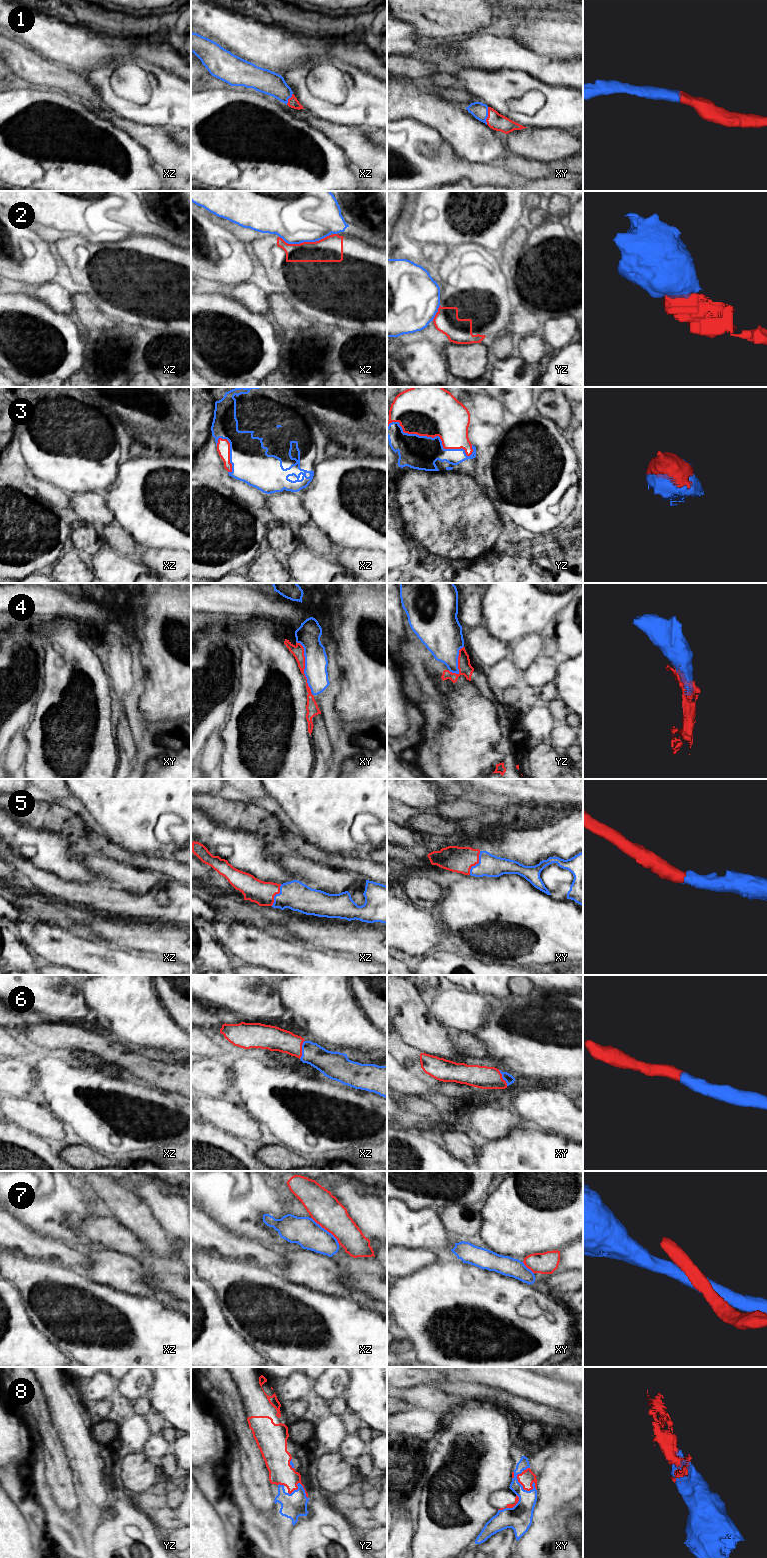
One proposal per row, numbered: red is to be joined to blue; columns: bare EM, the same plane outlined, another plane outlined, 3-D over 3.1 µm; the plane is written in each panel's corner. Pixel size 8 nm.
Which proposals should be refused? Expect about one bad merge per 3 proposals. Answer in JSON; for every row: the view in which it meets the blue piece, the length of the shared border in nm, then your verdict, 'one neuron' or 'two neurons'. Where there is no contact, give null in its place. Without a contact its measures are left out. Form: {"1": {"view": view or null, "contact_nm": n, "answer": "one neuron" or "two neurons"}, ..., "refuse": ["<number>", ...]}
{"1": {"view": "xy", "contact_nm": 140, "answer": "one neuron"}, "2": {"view": "xz", "contact_nm": 420, "answer": "two neurons"}, "3": {"view": "yz", "contact_nm": 700, "answer": "one neuron"}, "4": {"view": "xy", "contact_nm": 420, "answer": "one neuron"}, "5": {"view": "xy", "contact_nm": 220, "answer": "one neuron"}, "6": {"view": "xz", "contact_nm": 160, "answer": "one neuron"}, "7": {"view": "xz", "contact_nm": 320, "answer": "two neurons"}, "8": {"view": "xy", "contact_nm": 200, "answer": "one neuron"}, "refuse": ["2", "7"]}

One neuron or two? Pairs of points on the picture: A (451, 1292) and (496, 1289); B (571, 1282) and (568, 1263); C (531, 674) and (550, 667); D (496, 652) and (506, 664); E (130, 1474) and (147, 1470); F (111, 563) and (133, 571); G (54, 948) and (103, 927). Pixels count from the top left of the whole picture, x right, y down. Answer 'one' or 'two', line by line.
A: one
B: two
C: one
D: two
E: one
F: one
G: two

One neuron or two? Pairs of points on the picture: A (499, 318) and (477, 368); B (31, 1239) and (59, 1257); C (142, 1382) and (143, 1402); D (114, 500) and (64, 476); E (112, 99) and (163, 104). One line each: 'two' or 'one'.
A: two
B: one
C: two
D: two
E: one

